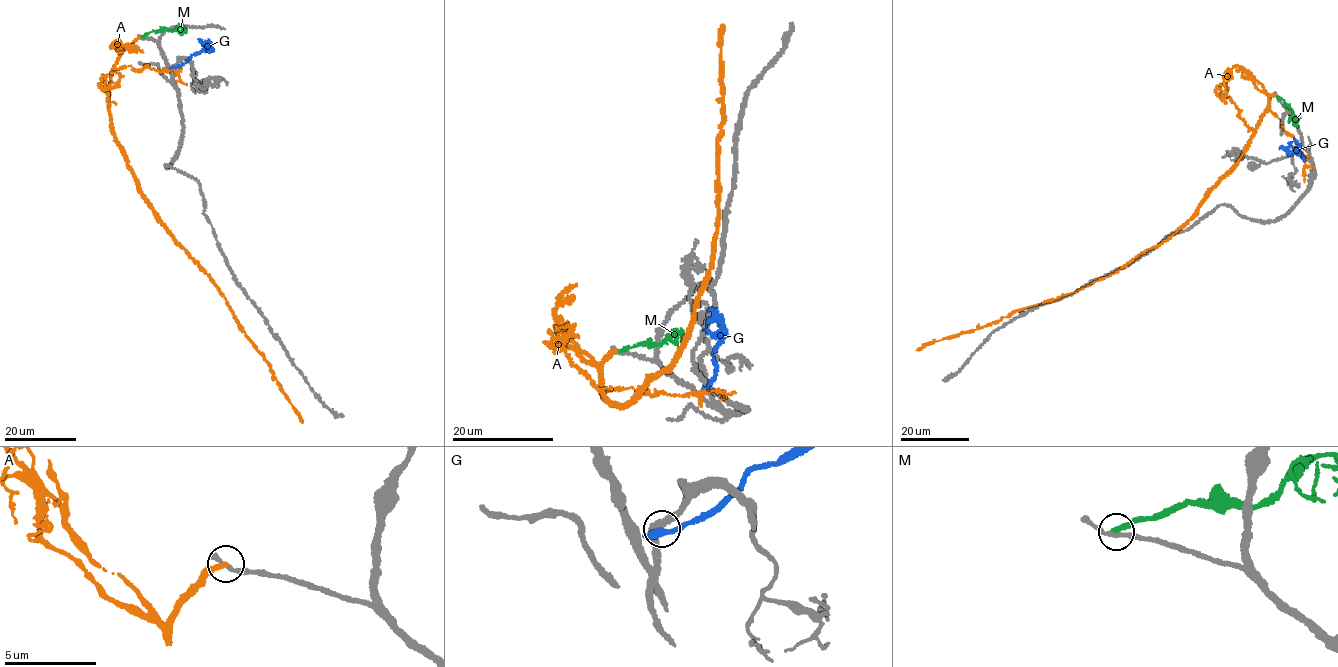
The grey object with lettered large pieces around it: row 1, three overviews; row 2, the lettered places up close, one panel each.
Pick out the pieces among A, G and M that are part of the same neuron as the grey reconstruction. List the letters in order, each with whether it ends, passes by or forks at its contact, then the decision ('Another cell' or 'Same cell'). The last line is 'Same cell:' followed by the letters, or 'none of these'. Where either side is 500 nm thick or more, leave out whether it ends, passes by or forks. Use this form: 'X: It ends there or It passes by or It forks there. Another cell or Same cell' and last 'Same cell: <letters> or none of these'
A: It ends there. Another cell
G: It ends there. Another cell
M: It ends there. Another cell
Same cell: none of these

